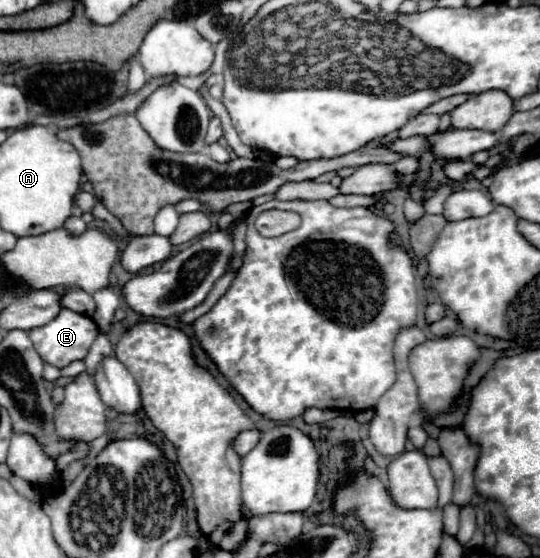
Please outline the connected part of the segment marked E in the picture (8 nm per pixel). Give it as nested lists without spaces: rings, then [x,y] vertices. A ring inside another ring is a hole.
[[[62,308],[54,320],[50,320],[48,324],[44,324],[40,328],[32,328],[28,332],[28,336],[30,336],[30,340],[34,340],[34,348],[38,348],[38,354],[42,356],[42,360],[46,364],[52,364],[56,368],[64,368],[70,362],[86,358],[94,338],[98,336],[98,326],[94,324],[94,320],[90,316]]]

